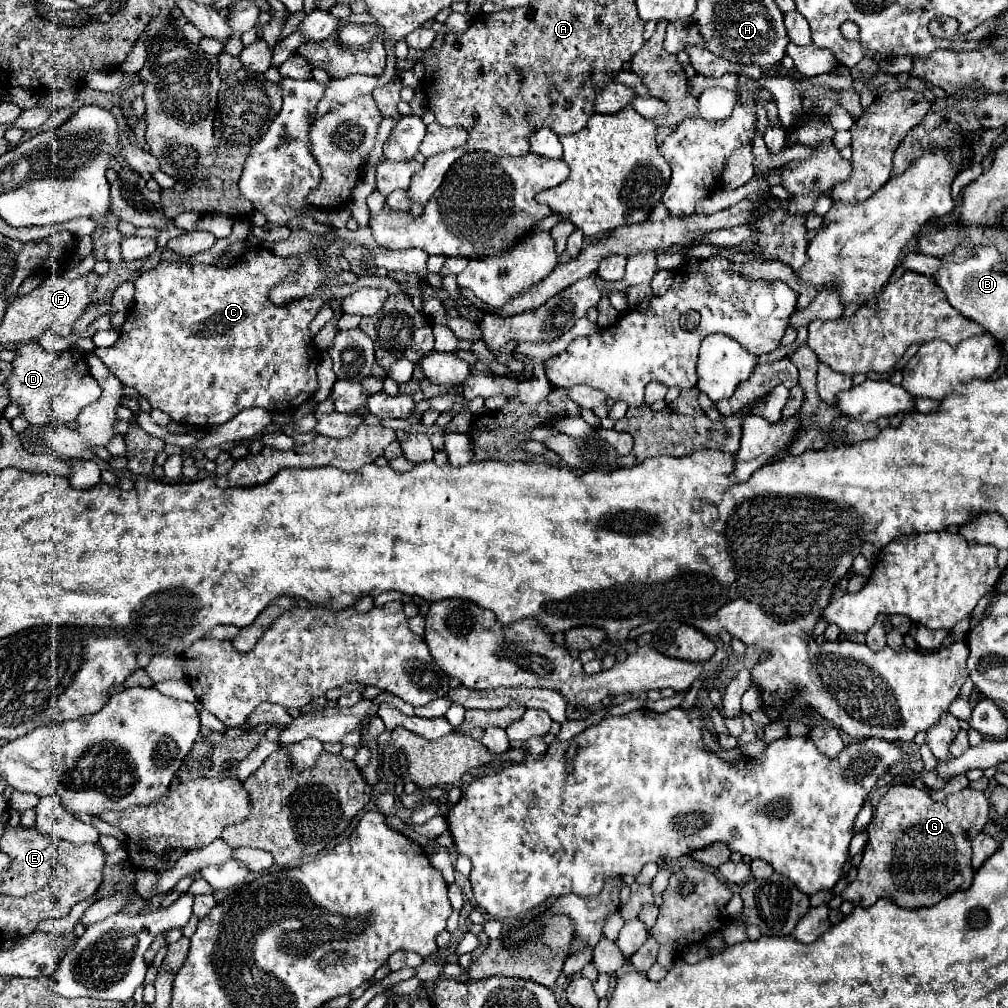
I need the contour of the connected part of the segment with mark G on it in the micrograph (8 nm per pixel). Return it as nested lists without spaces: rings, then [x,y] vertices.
[[[893,785],[875,807],[873,821],[867,827],[869,841],[865,845],[861,865],[857,867],[857,879],[851,885],[847,885],[847,889],[841,893],[841,899],[867,909],[877,899],[889,897],[899,907],[917,909],[935,905],[955,891],[969,889],[975,875],[971,867],[971,841],[983,831],[987,819],[989,819],[989,801],[981,791],[965,787],[959,793],[947,795],[943,803],[937,803],[925,791],[907,785]]]

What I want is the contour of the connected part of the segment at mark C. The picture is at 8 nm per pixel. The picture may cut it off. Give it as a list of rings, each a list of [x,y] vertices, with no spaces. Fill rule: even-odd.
[[[265,247],[247,249],[241,257],[237,257],[233,261],[233,265],[223,267],[223,269],[213,267],[213,265],[201,265],[201,263],[167,263],[167,261],[163,261],[153,271],[143,273],[135,279],[135,301],[133,301],[131,309],[127,311],[125,323],[121,325],[119,341],[113,347],[107,347],[107,349],[97,347],[95,355],[107,365],[107,369],[123,385],[137,389],[139,395],[149,401],[151,409],[159,409],[159,411],[167,413],[177,423],[187,423],[187,425],[195,425],[195,427],[215,427],[215,425],[231,421],[237,413],[241,413],[243,409],[251,409],[251,407],[261,407],[261,409],[269,409],[269,411],[297,407],[297,405],[309,401],[317,391],[315,367],[319,363],[319,353],[317,353],[317,349],[313,345],[313,339],[309,335],[309,323],[315,319],[317,311],[323,307],[327,295],[323,291],[317,291],[309,299],[301,299],[301,301],[295,301],[293,305],[285,305],[285,307],[275,307],[267,299],[267,293],[275,283],[279,283],[285,275],[289,275],[291,269],[293,269],[291,259],[279,259],[277,255],[269,253]]]

